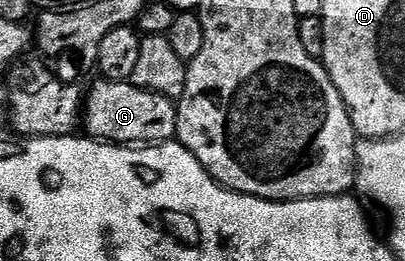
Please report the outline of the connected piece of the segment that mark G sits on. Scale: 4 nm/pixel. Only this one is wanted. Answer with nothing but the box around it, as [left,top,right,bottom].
[84,81,178,145]

